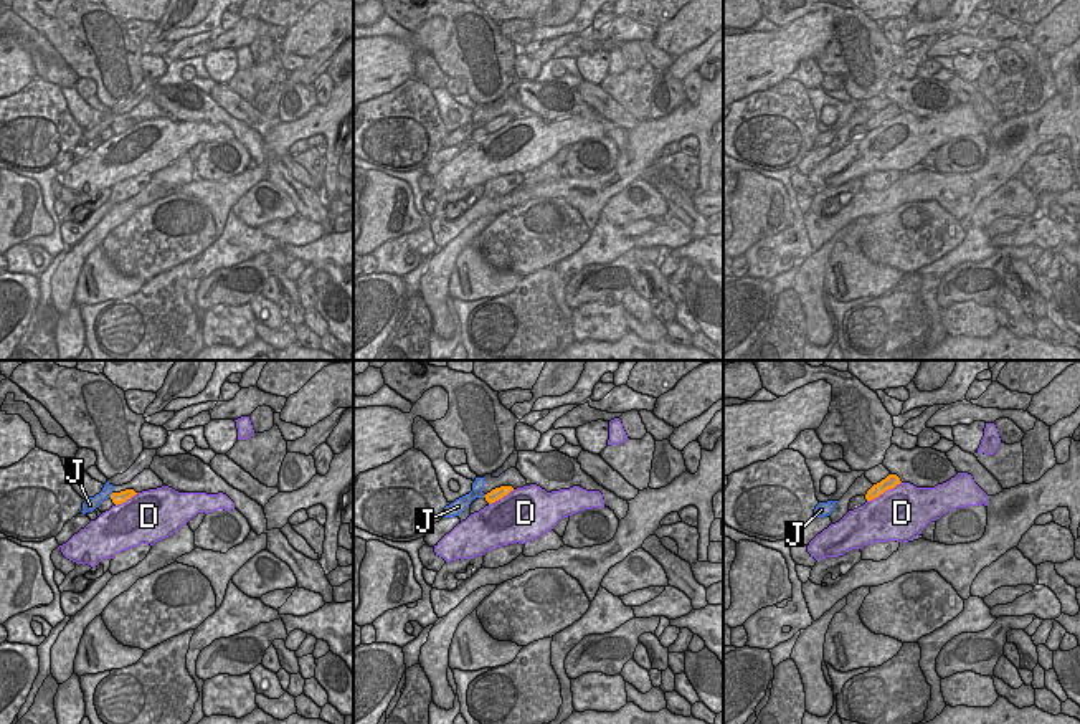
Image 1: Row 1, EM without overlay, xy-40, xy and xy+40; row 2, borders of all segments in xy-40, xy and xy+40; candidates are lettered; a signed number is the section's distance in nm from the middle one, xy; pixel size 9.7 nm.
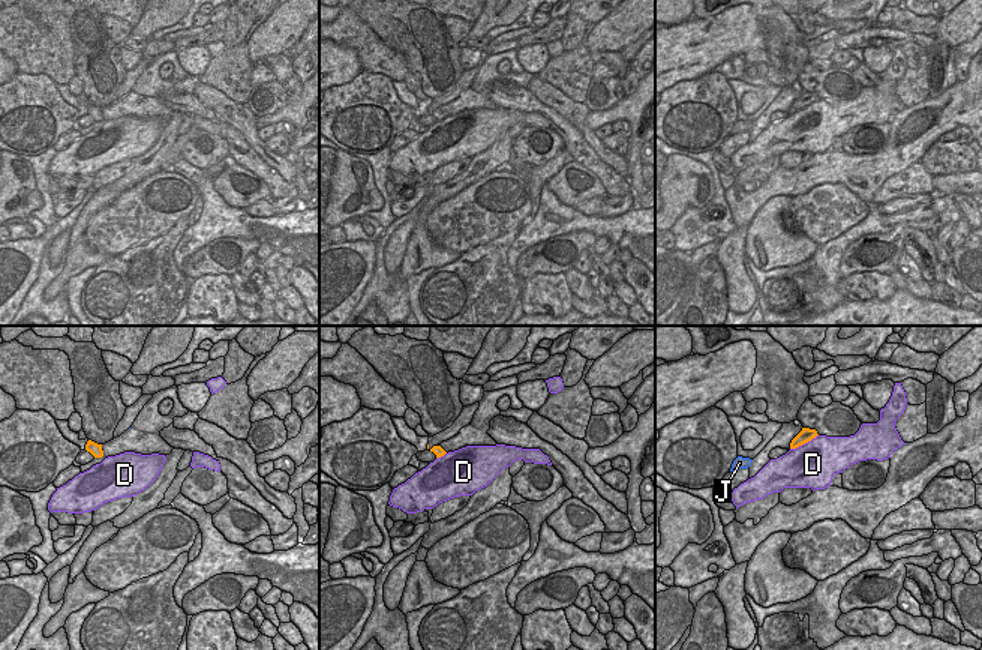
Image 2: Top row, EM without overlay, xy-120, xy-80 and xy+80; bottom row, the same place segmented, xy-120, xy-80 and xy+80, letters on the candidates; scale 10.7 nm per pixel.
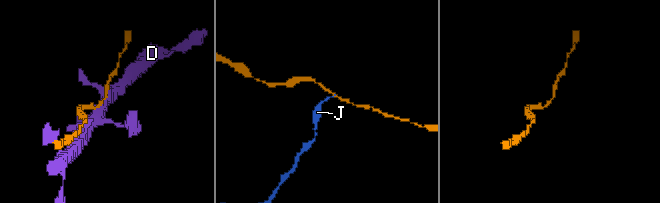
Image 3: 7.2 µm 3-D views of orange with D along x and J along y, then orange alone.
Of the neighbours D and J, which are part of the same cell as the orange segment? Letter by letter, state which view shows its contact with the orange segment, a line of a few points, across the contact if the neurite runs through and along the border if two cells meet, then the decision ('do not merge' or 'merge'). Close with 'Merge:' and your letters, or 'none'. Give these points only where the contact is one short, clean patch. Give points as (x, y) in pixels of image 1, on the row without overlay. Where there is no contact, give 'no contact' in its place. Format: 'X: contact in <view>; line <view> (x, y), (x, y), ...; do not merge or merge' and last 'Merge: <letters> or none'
D: contact in xy+40; do not merge
J: contact in xy-40; line xy-40 (113, 123), (109, 126); do not merge
Merge: none

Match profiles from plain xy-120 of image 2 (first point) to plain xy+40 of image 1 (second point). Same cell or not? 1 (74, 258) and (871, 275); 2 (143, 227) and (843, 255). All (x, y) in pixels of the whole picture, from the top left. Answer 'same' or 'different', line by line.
1: same
2: different

